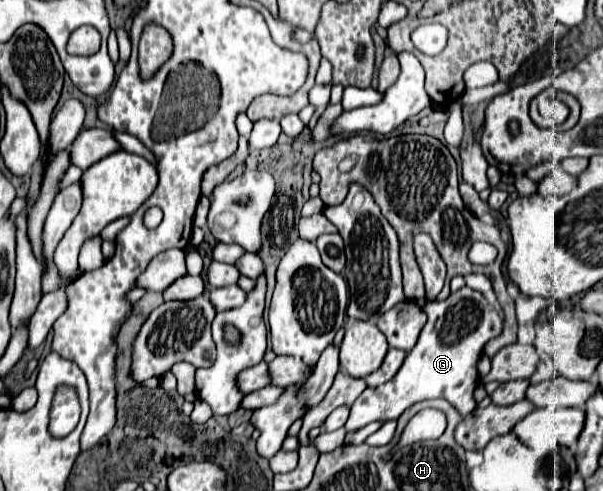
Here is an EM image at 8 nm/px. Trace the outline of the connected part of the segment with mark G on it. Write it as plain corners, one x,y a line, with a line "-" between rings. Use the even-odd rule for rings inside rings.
471,288
451,292
443,302
427,302
423,310
427,312
427,322
415,348
407,354
403,366
399,368
399,374
383,386
363,390
351,406
349,420
345,422
347,432
359,430
375,420
397,420
411,404
427,398
445,398
461,416
475,410
477,404
473,400
473,390
479,380
475,364
483,352
483,346
501,334
503,318
489,306
483,294

